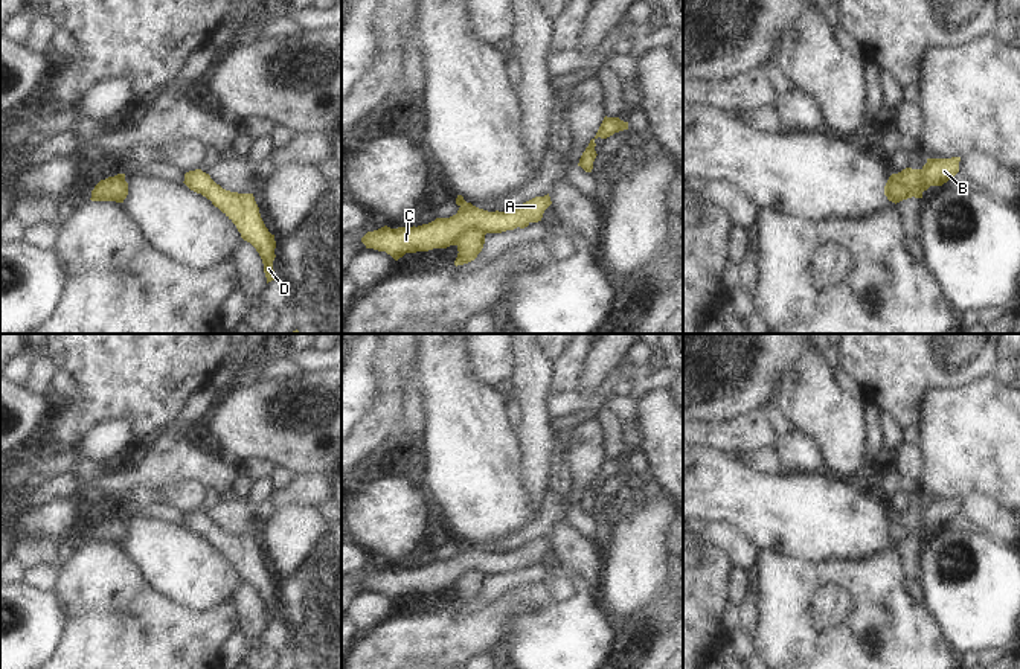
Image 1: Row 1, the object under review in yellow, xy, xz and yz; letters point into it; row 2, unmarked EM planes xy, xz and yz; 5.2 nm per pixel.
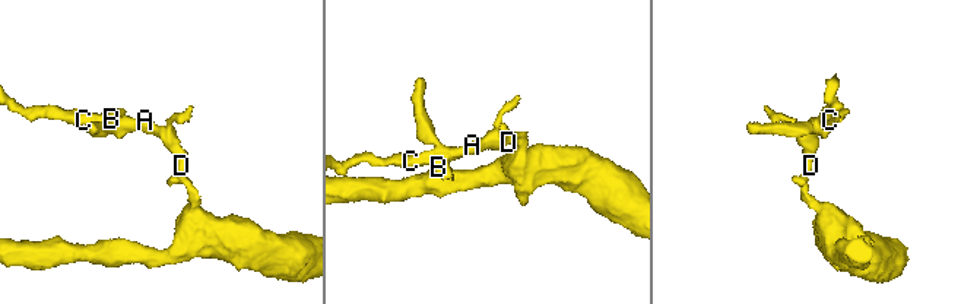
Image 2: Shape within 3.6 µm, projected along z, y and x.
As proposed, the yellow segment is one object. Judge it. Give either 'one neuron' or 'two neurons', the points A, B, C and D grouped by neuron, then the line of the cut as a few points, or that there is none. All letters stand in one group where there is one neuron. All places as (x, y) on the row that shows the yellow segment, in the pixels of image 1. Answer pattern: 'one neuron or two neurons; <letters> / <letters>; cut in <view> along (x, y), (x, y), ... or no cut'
two neurons; A C D / B; cut in yz along (892, 174), (898, 182), (910, 188), (923, 189), (926, 186)

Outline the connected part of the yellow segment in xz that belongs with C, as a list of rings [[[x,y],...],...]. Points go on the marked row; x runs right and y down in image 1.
[[[549,194],[535,197],[517,209],[506,212],[488,212],[463,203],[457,213],[450,218],[436,218],[428,224],[418,227],[398,227],[387,226],[367,232],[361,242],[366,248],[386,251],[395,261],[406,253],[428,251],[433,248],[447,248],[457,245],[460,238],[468,230],[483,230],[485,233],[502,233],[517,227],[524,229],[531,222],[538,222],[544,210],[552,204]]]

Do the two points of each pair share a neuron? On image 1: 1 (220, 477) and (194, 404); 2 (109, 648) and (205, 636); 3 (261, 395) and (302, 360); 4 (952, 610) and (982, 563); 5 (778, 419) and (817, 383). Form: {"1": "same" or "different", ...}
{"1": "same", "2": "same", "3": "different", "4": "same", "5": "different"}

